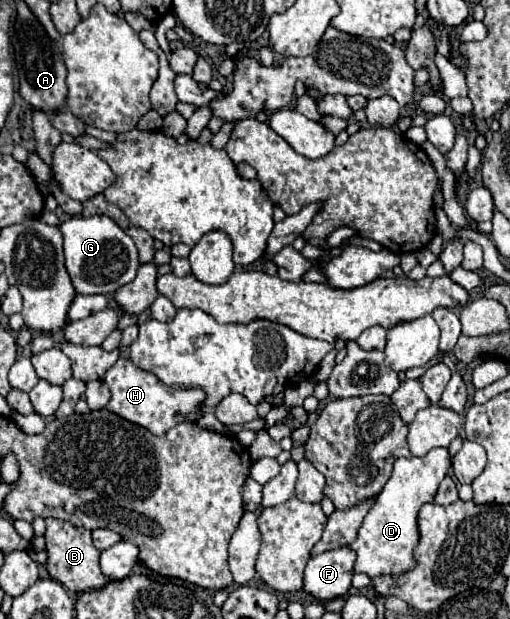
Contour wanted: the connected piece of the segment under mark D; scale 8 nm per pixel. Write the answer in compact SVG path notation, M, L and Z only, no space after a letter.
M434 448L426 456L410 456L410 458L398 458L394 462L394 470L386 486L376 498L376 504L366 514L358 538L350 544L350 548L356 552L356 566L354 572L362 572L368 576L380 576L380 574L402 574L406 570L412 570L416 566L412 558L412 550L418 542L418 524L416 516L422 504L432 502L436 496L436 490L450 468L450 454L448 448Z

